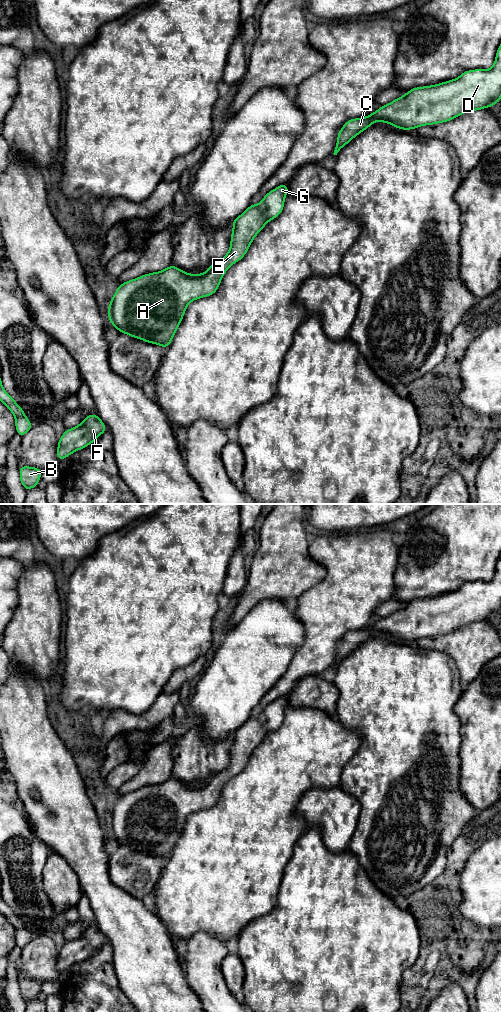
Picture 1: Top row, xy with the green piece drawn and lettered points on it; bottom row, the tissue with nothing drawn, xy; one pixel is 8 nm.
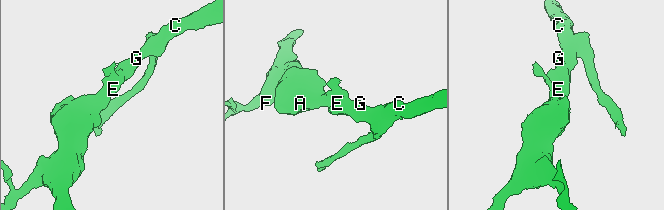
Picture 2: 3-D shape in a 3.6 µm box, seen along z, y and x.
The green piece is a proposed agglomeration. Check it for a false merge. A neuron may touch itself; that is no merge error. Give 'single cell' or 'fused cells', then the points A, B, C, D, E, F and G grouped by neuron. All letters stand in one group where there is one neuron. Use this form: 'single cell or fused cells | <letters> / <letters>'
single cell | A B C D E F G

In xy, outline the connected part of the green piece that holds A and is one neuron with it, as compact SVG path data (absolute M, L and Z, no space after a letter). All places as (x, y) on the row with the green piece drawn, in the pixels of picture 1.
M284 183L268 192L258 205L251 204L235 218L232 222L229 252L221 260L210 265L204 274L188 274L170 265L162 271L145 274L120 284L107 310L110 323L120 333L167 349L181 324L188 304L195 299L211 296L218 290L224 273L245 256L256 235L283 211L287 194L288 183Z

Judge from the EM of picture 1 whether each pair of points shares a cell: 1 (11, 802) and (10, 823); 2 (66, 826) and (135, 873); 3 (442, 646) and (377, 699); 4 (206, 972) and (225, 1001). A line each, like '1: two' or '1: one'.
1: one
2: two
3: two
4: one

